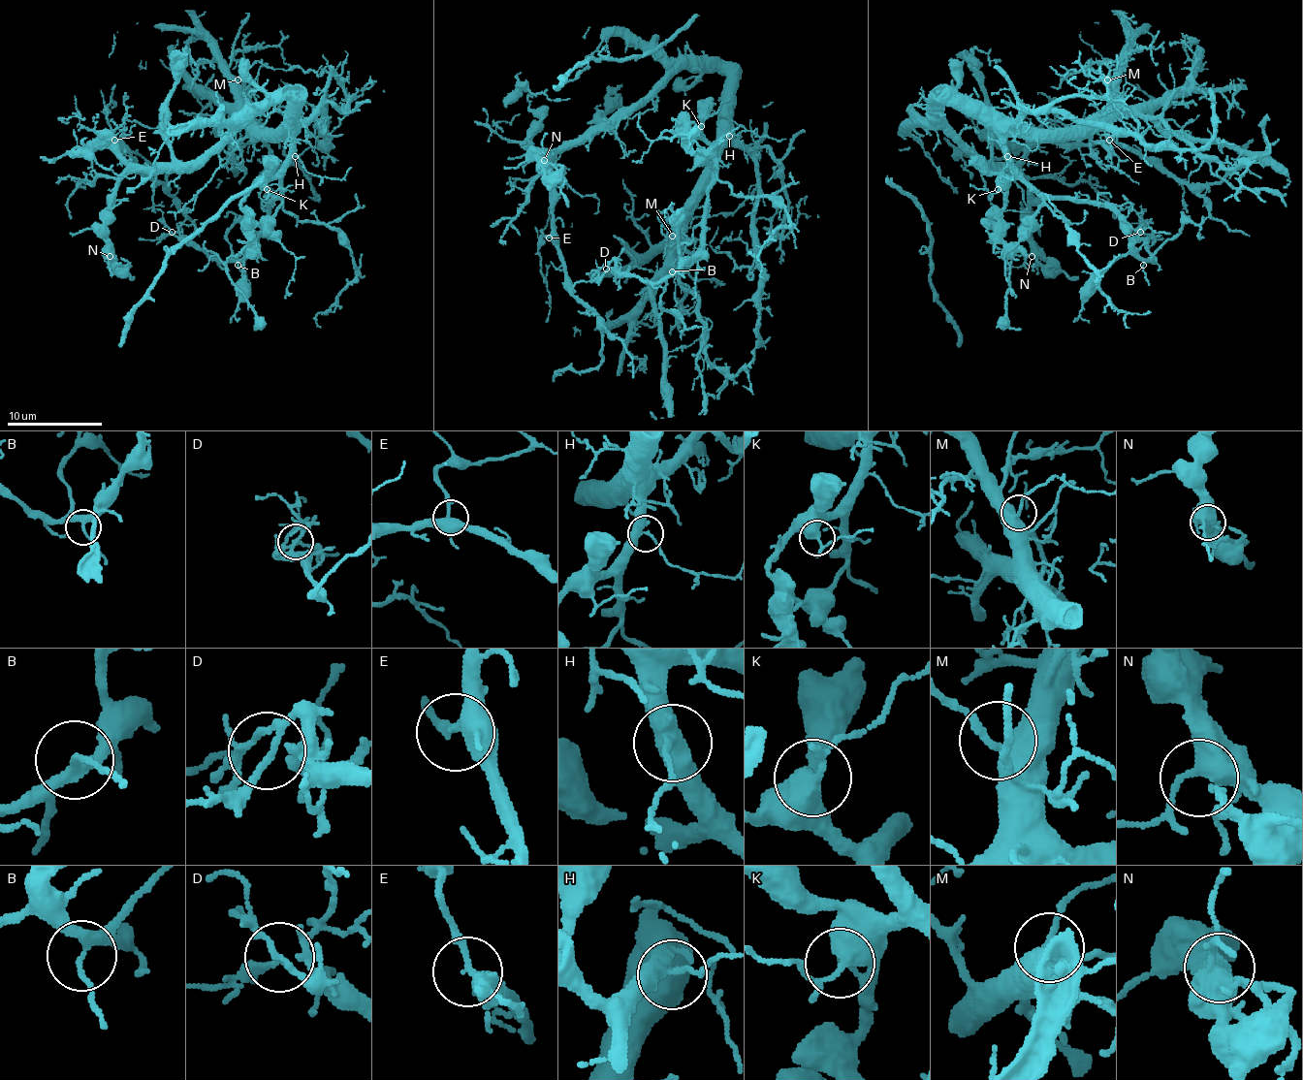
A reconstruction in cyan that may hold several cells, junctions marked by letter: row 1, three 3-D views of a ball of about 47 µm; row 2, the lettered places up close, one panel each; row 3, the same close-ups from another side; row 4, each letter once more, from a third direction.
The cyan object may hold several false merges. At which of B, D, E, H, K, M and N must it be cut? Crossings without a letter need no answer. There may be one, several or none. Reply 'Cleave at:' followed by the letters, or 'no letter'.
Cleave at: no letter

